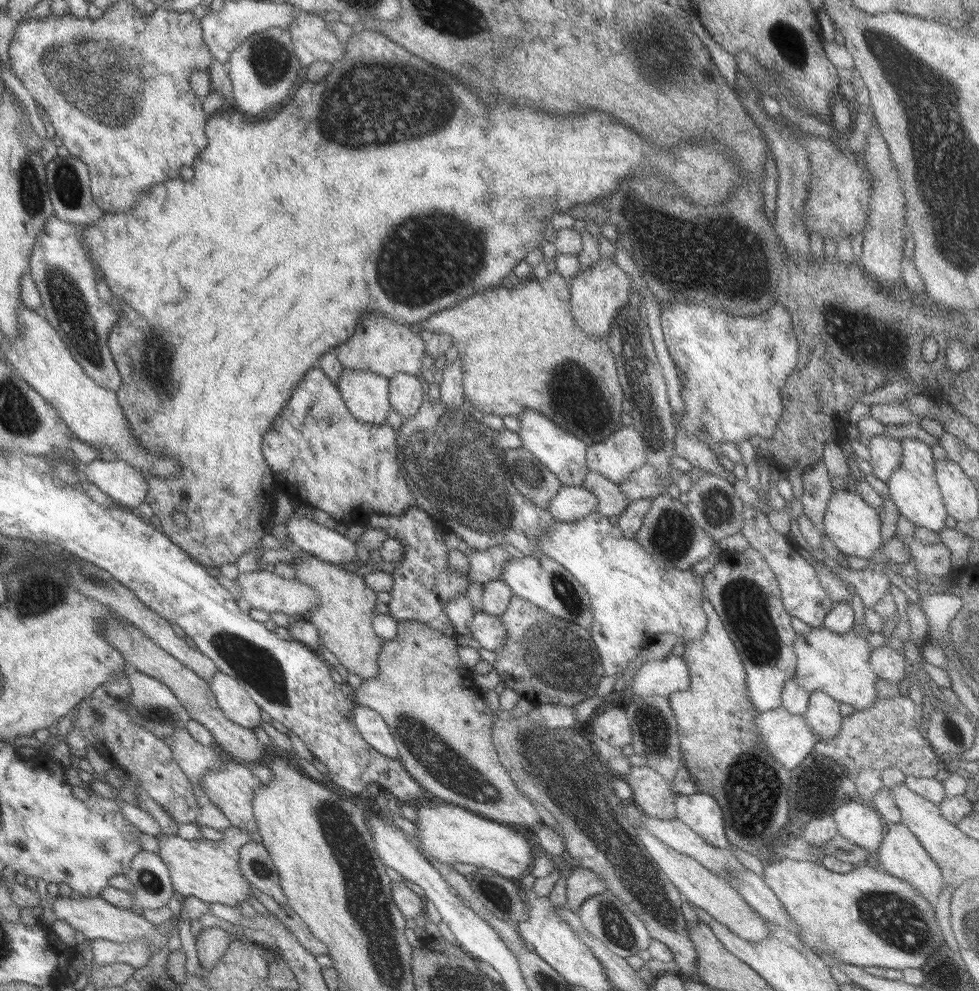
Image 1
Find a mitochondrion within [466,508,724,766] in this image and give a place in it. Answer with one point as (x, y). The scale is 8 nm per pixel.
(558, 659)

